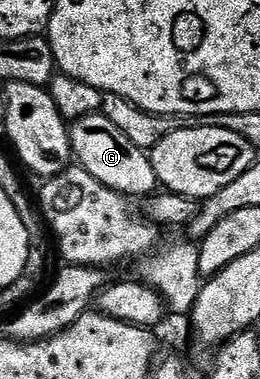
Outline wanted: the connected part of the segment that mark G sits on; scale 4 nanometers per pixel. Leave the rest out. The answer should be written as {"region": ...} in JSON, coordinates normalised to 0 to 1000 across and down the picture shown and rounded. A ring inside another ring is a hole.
{"region":[[[392,298],[312,306],[269,327],[265,343],[273,396],[300,438],[358,467],[373,467],[388,488],[462,504],[469,515],[492,520],[577,517],[615,491],[604,456],[581,433],[577,406],[512,383],[512,372],[496,372],[496,361],[481,361],[481,351],[465,351],[465,340],[427,327]]]}

